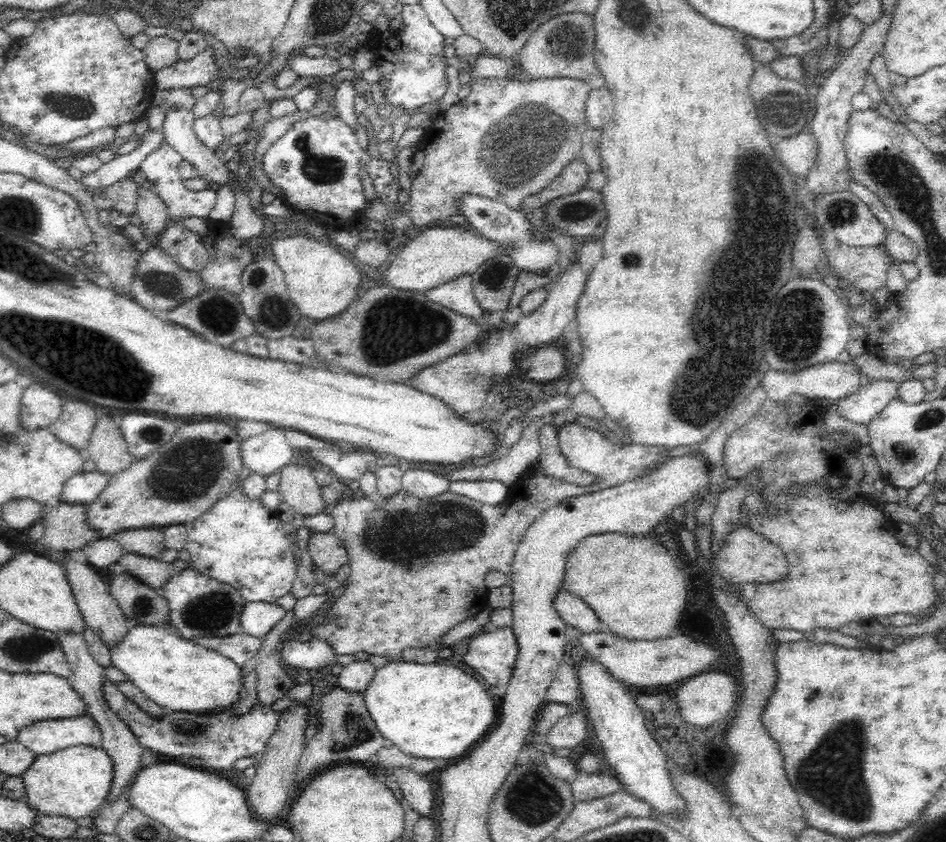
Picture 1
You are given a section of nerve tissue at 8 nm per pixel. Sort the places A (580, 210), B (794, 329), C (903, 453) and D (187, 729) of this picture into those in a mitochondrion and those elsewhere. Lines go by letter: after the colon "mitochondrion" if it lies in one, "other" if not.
A: mitochondrion
B: mitochondrion
C: mitochondrion
D: mitochondrion

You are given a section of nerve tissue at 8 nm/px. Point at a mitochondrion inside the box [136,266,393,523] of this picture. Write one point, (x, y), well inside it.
(189, 471)

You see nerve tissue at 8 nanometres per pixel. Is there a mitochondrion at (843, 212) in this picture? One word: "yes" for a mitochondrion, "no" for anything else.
yes

